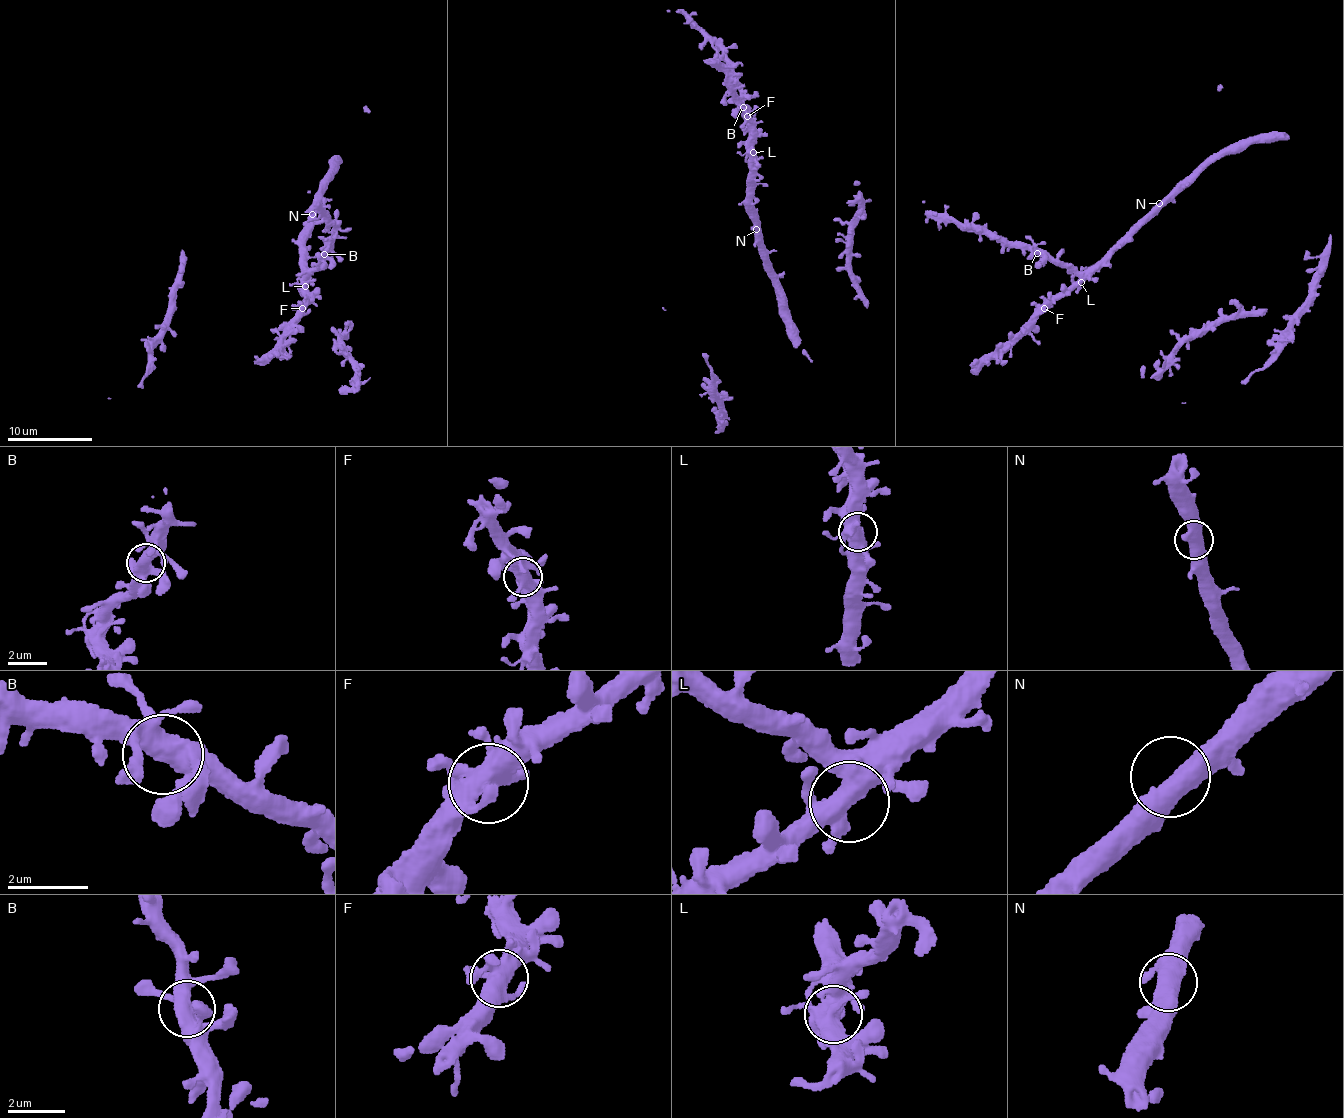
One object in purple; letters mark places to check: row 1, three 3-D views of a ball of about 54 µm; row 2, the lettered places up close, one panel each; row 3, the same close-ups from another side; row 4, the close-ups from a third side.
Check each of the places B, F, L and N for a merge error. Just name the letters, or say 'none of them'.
none of them

